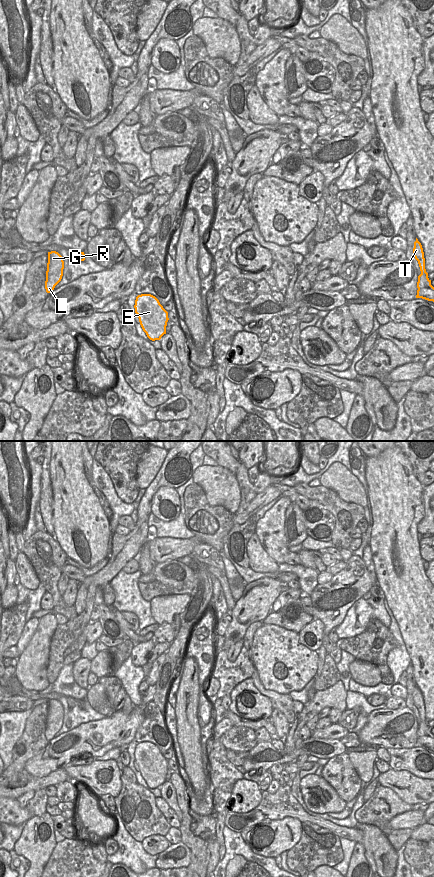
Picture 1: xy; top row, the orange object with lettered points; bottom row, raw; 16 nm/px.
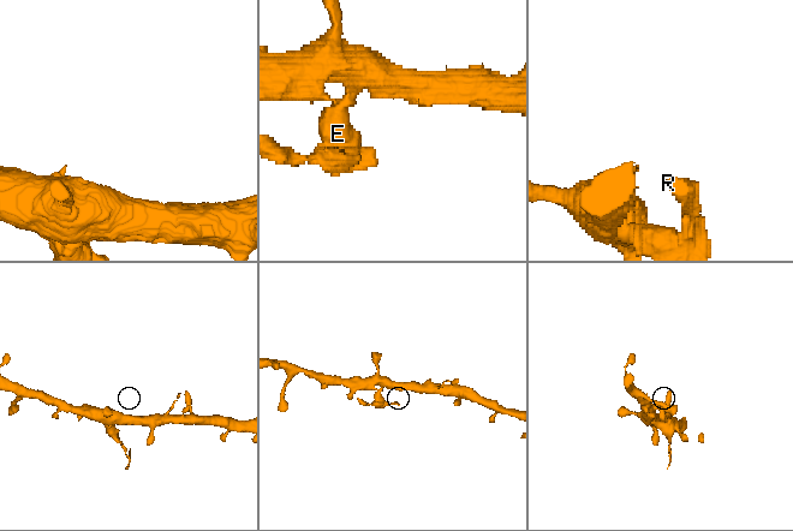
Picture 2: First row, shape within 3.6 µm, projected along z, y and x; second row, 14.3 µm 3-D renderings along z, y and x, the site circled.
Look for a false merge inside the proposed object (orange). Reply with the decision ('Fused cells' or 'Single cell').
Fused cells.

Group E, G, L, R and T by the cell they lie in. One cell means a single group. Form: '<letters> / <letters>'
E G L T / R

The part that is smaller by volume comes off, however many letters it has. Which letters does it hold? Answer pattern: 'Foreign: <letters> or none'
Foreign: R

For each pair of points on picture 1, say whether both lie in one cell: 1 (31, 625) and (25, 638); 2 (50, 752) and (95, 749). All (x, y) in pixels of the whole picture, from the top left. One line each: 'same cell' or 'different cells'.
1: same cell
2: same cell

